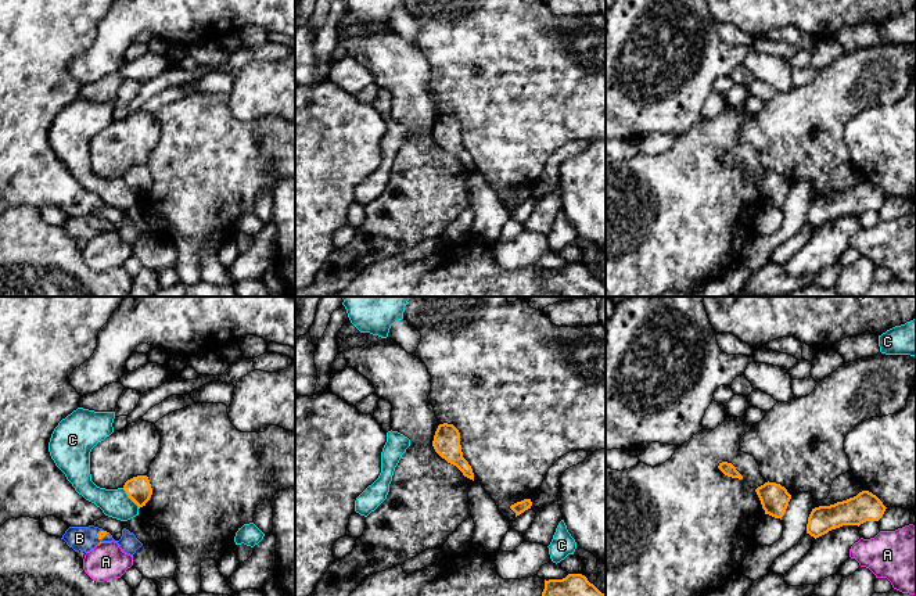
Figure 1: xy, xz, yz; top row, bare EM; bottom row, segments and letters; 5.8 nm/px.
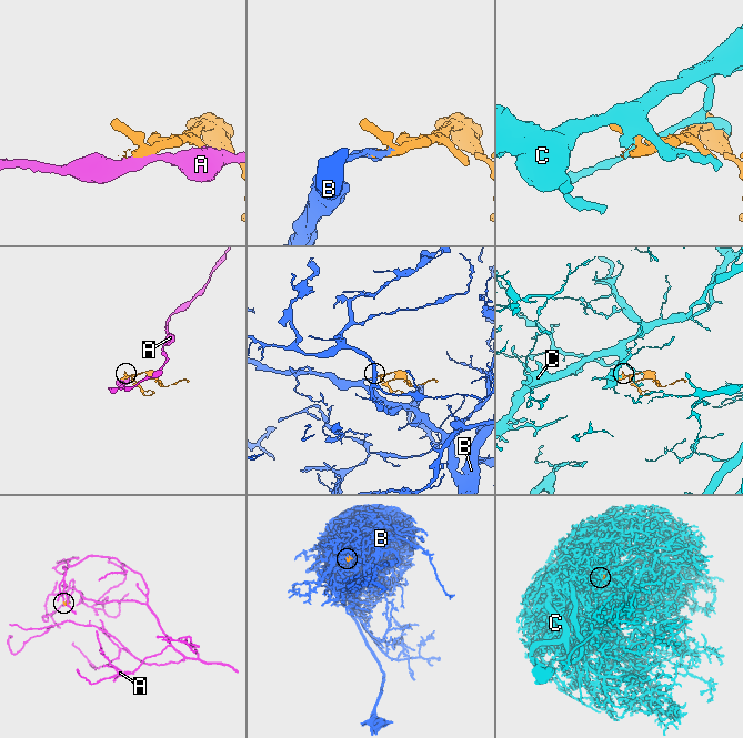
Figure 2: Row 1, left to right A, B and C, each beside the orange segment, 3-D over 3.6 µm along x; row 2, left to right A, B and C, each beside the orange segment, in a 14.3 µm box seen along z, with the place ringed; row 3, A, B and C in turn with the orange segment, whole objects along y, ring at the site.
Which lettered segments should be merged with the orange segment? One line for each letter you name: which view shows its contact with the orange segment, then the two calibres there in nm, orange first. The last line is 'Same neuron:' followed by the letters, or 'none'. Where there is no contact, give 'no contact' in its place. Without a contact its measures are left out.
B: xy | 50/140 nm
Same neuron: B

